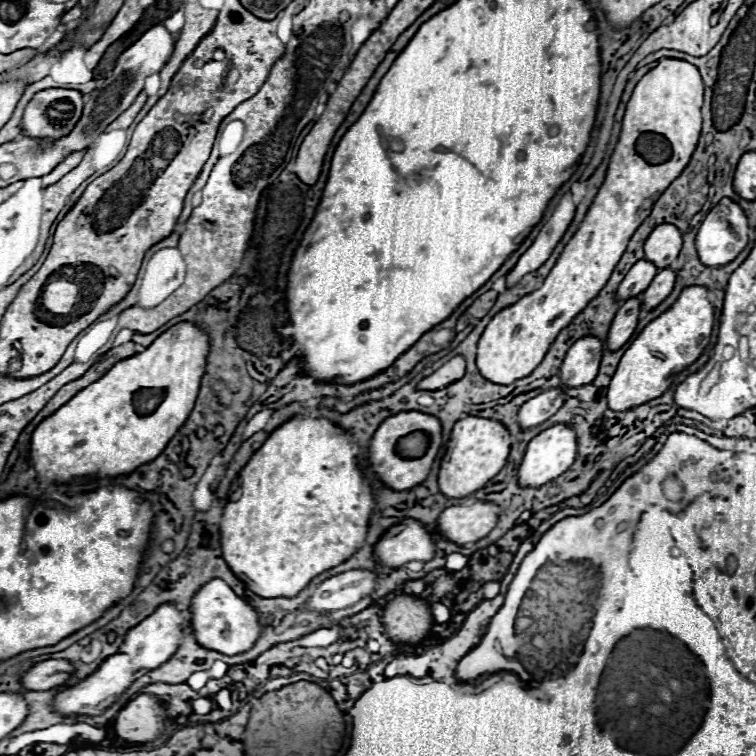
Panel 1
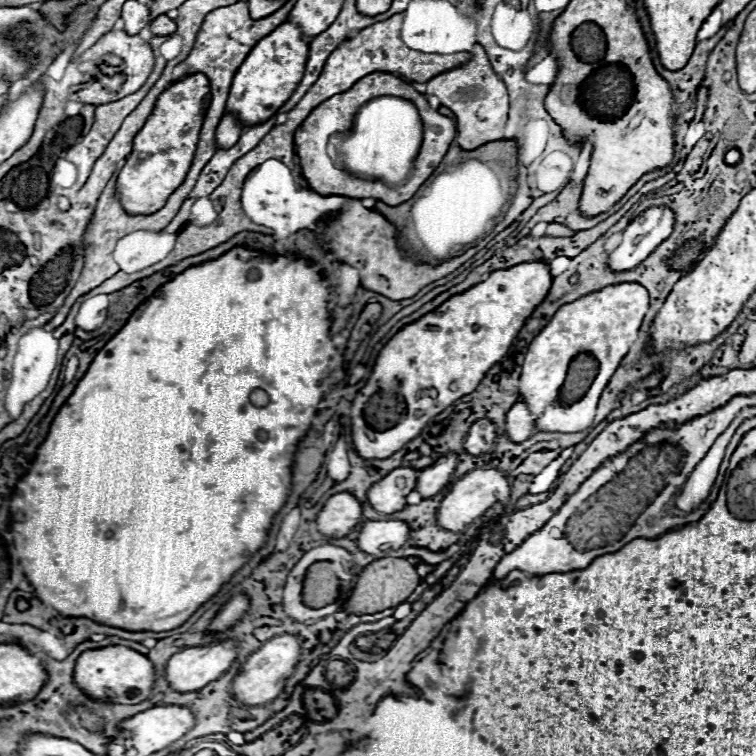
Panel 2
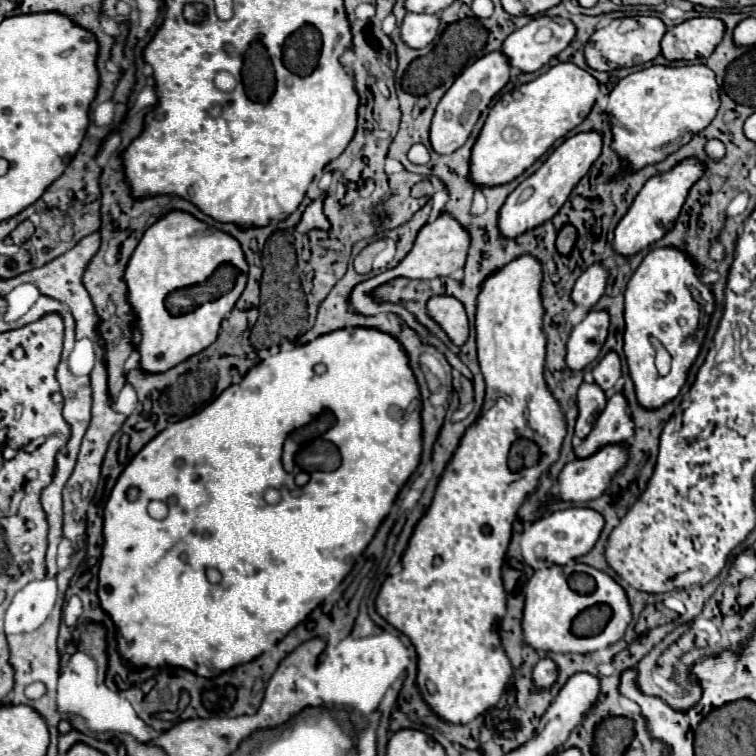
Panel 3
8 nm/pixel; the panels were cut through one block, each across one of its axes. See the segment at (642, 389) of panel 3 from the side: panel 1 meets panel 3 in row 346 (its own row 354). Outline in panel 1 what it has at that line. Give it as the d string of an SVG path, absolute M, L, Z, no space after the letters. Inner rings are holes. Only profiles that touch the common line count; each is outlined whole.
M704 286L684 288L678 300L662 316L652 320L624 352L608 386L608 406L612 410L630 410L660 398L672 386L674 376L696 362L704 352L712 334L712 324L714 310L708 302L708 290ZM656 352L662 352L666 358L658 358Z

